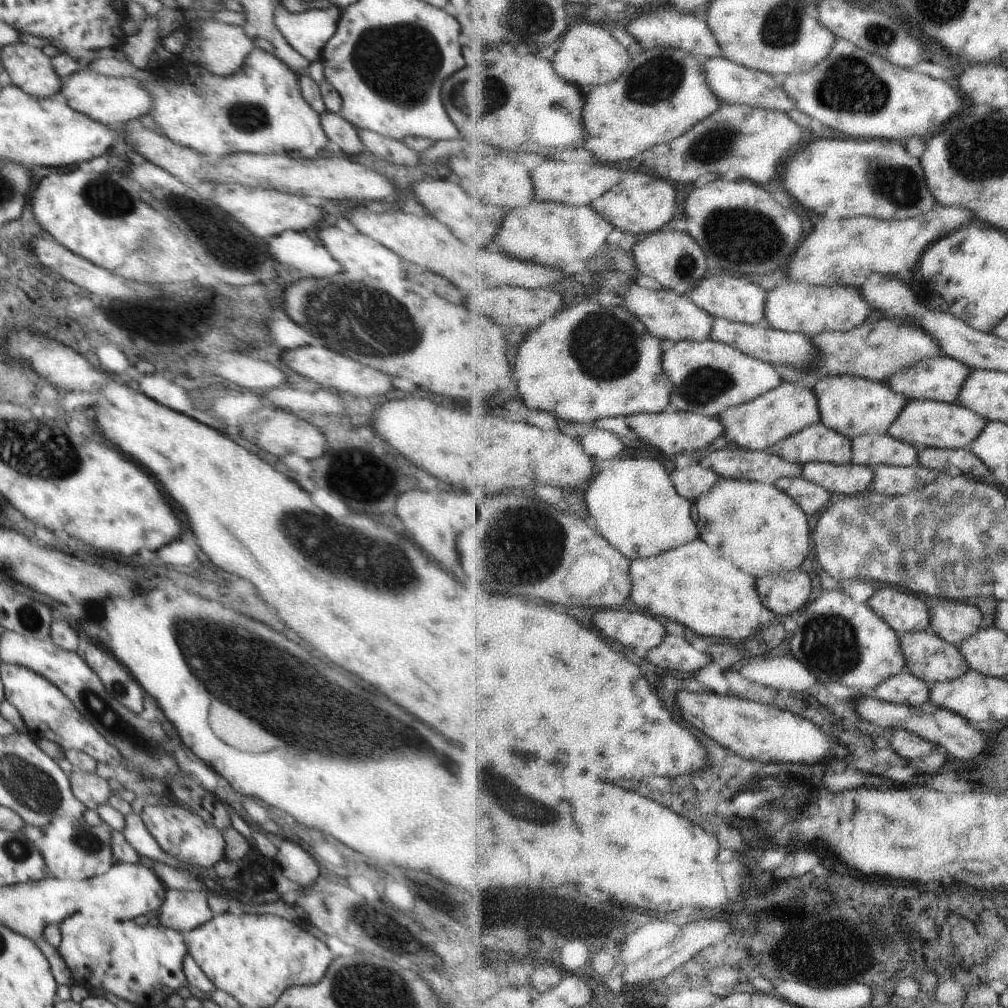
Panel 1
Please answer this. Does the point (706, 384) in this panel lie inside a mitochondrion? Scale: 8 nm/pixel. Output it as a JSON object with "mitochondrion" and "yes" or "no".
{"mitochondrion":"yes"}

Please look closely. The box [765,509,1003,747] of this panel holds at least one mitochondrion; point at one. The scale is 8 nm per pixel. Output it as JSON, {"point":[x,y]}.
{"point":[831,645]}

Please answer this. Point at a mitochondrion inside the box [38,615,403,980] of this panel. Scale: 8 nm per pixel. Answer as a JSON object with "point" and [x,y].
{"point":[99,709]}

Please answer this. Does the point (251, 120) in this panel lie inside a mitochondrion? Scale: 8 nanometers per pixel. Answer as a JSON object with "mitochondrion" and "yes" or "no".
{"mitochondrion":"yes"}

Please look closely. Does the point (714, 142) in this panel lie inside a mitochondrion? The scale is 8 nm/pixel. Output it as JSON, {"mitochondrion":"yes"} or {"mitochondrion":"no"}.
{"mitochondrion":"yes"}

